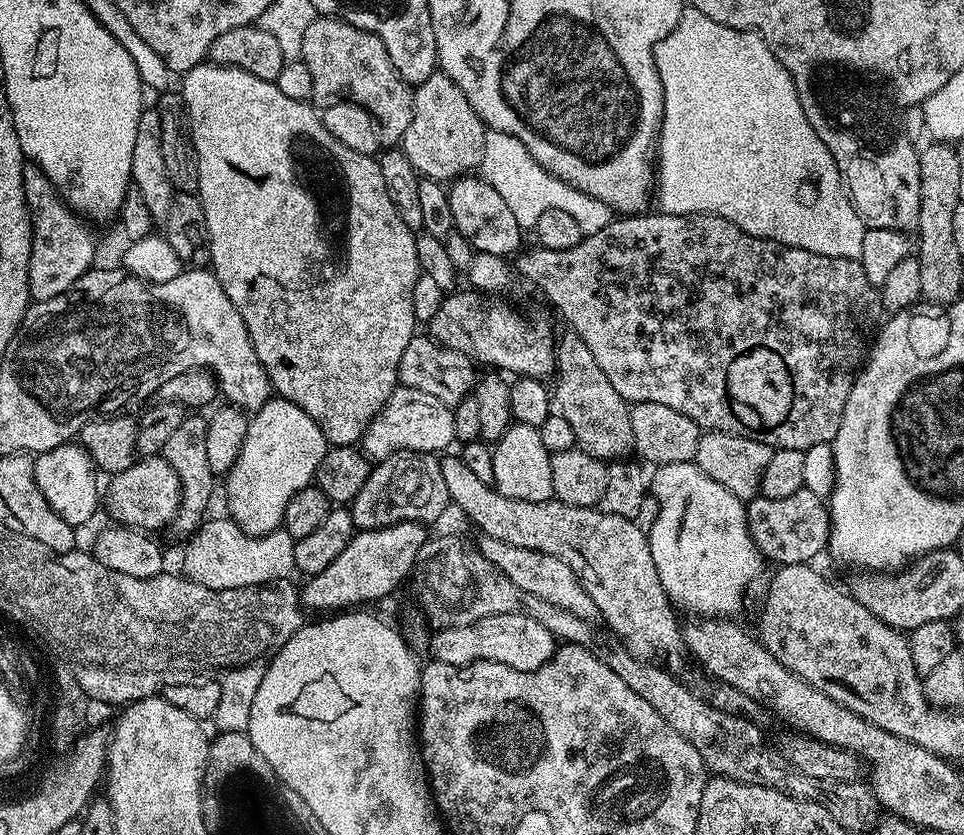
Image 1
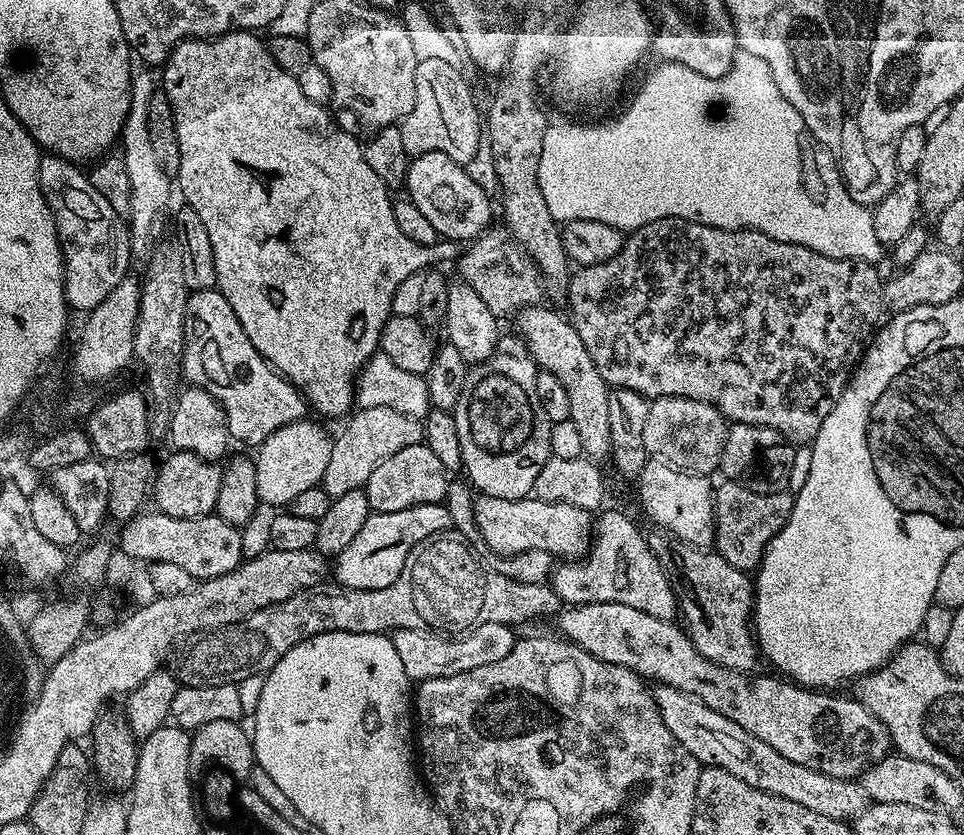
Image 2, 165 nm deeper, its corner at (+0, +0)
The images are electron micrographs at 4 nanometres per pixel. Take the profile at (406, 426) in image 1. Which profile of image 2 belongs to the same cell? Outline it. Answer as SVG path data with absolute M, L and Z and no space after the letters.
M360 408L348 422L340 433L335 433L330 462L326 462L322 487L329 498L350 494L350 490L355 488L363 488L368 475L383 460L390 458L390 454L398 454L398 450L406 450L406 446L414 446L424 439L423 423L417 417L407 416L398 410Z

